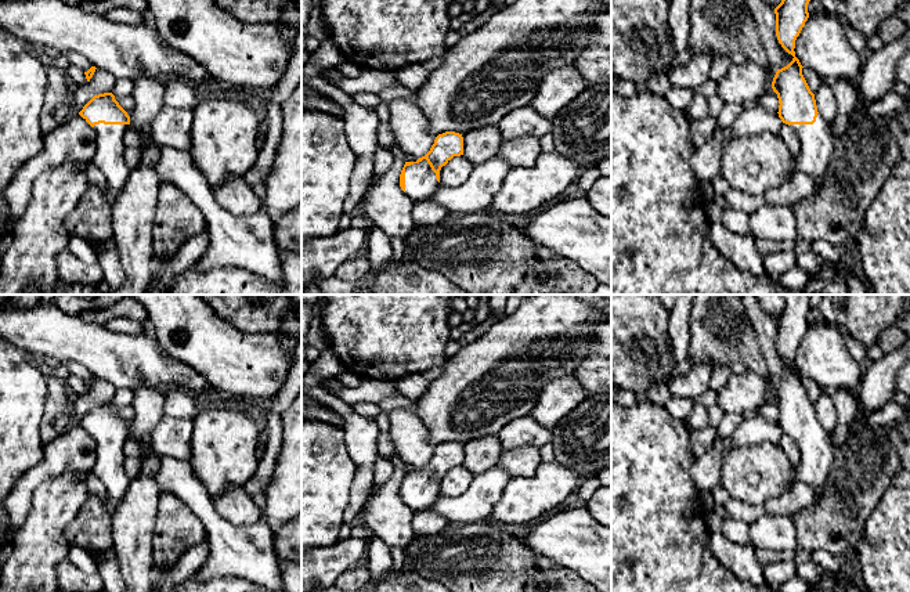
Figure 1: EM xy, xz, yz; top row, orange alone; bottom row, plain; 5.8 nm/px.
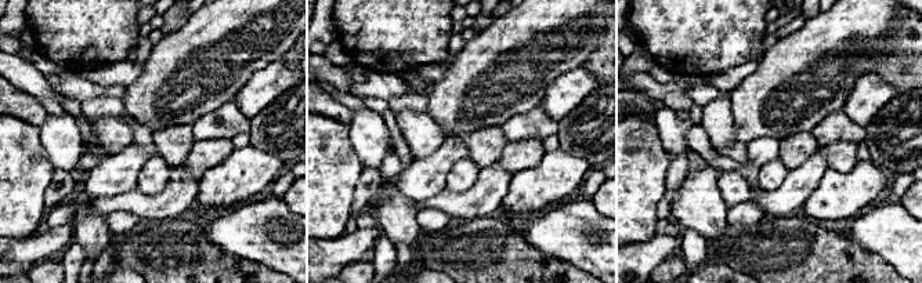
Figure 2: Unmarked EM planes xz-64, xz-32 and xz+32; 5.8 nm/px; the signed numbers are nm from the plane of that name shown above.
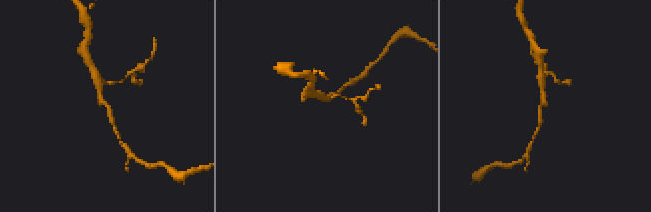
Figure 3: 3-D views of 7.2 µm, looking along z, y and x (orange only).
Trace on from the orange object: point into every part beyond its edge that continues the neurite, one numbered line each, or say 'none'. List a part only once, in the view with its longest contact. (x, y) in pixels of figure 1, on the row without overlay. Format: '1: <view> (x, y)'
1: xz (421, 493)

